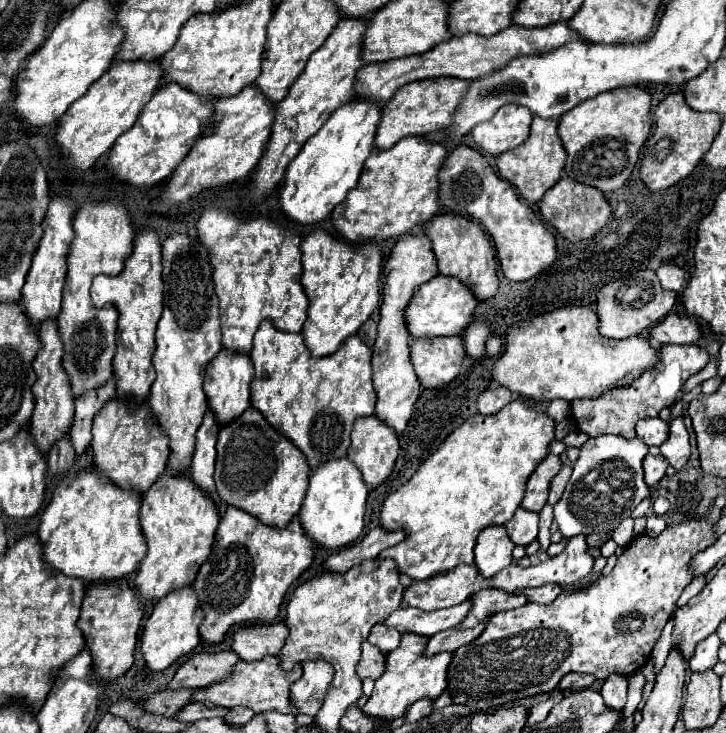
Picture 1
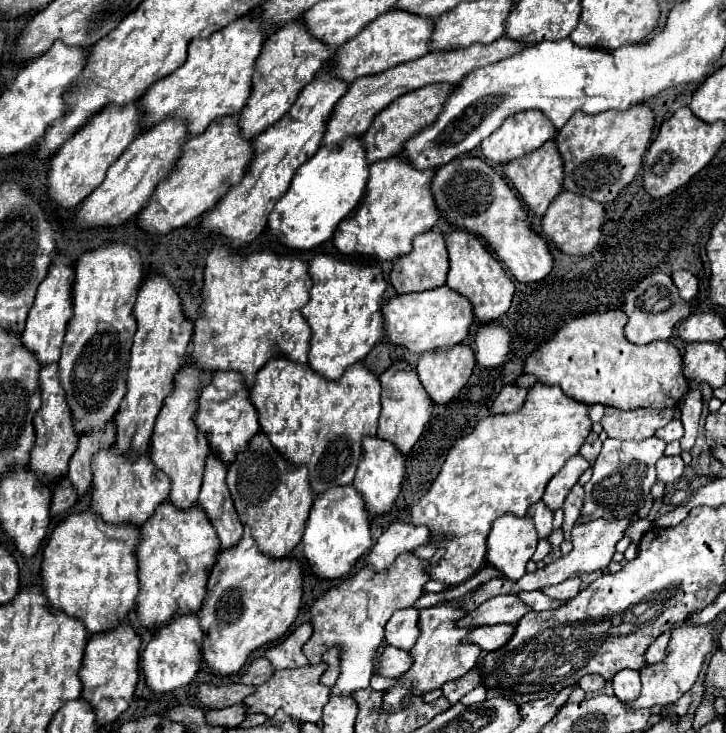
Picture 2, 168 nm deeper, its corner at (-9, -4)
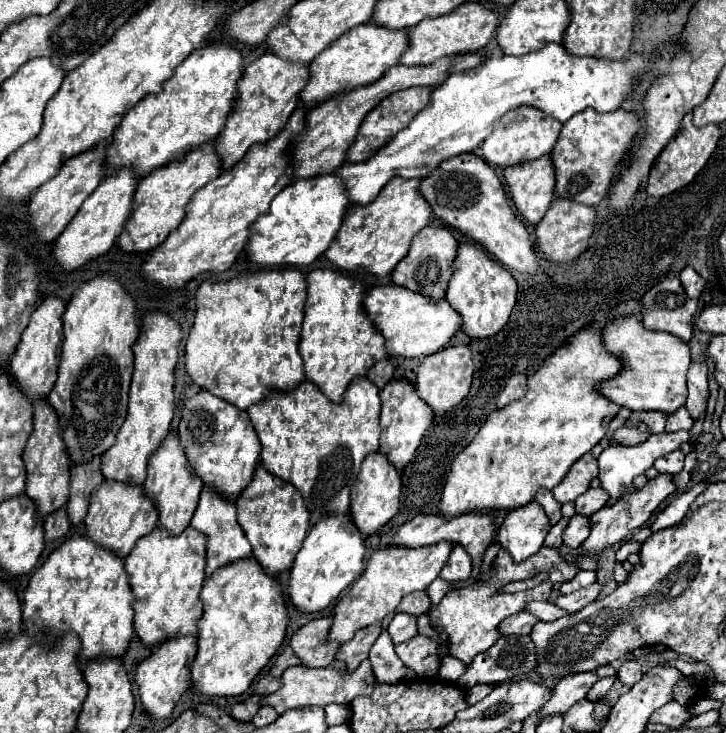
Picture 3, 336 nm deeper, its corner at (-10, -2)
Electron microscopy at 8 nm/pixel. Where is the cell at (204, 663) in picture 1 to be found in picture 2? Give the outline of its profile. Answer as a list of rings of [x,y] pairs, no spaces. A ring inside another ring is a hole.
[[[260,657],[250,667],[246,667],[246,671],[240,675],[240,683],[244,683],[244,685],[262,685],[272,675],[274,675],[272,663],[266,657]]]

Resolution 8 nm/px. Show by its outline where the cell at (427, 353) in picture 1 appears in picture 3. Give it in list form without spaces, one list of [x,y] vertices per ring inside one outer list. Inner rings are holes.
[[[467,345],[459,347],[445,347],[433,355],[427,355],[421,365],[417,367],[417,393],[419,397],[435,411],[435,413],[445,413],[457,403],[463,401],[463,397],[469,393],[471,387],[471,377],[473,377],[473,359],[471,351]]]

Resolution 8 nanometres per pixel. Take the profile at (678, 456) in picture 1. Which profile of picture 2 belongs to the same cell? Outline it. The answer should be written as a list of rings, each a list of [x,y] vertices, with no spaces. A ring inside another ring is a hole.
[[[690,389],[684,395],[684,403],[680,407],[680,419],[684,425],[684,437],[680,439],[680,443],[682,443],[684,451],[690,451],[694,447],[694,441],[698,435],[700,415],[702,415],[702,391]]]

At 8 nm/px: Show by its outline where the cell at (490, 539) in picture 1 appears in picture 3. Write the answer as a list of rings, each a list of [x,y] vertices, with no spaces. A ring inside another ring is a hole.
[[[533,501],[505,515],[497,531],[497,543],[519,563],[541,549],[549,527],[545,511]]]

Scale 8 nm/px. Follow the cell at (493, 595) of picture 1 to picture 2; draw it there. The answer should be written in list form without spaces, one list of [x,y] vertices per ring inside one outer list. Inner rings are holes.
[[[522,591],[520,593],[520,599],[532,607],[534,611],[546,611],[546,609],[558,609],[564,605],[564,601],[556,601],[556,599],[550,599],[546,597],[542,591]]]

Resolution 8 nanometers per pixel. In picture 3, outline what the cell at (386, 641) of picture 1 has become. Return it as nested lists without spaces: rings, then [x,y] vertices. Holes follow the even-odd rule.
[[[397,613],[391,619],[387,631],[389,631],[395,645],[405,643],[405,641],[409,641],[411,637],[417,635],[417,619],[413,615],[407,615],[407,613]]]

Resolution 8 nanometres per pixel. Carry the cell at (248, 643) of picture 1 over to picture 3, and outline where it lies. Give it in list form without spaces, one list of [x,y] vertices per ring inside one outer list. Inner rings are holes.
[[[331,617],[313,619],[307,625],[303,625],[293,637],[291,637],[291,649],[301,659],[301,665],[307,667],[327,667],[339,643],[327,643],[327,633],[331,627]]]

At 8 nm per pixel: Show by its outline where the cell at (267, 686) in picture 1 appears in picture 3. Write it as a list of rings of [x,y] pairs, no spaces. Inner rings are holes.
[[[367,659],[355,671],[345,671],[345,675],[341,675],[337,667],[345,667],[343,661],[333,661],[331,665],[321,667],[321,669],[309,669],[303,665],[291,667],[283,673],[281,687],[275,693],[263,697],[261,705],[269,705],[281,715],[287,709],[295,709],[295,707],[327,707],[329,703],[349,705],[359,695],[371,695],[375,677],[373,677],[373,671]]]

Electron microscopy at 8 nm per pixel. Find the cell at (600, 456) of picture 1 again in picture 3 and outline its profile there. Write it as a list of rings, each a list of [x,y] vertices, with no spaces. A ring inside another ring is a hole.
[[[675,431],[675,433],[657,433],[651,435],[645,443],[635,445],[635,447],[625,447],[619,443],[611,443],[609,447],[603,449],[603,453],[599,455],[599,481],[601,481],[601,489],[605,489],[609,493],[609,497],[613,501],[623,499],[627,493],[631,493],[631,489],[635,489],[633,479],[639,475],[645,475],[647,469],[653,467],[655,459],[679,449],[679,445],[683,441],[689,441],[689,433],[687,431]]]

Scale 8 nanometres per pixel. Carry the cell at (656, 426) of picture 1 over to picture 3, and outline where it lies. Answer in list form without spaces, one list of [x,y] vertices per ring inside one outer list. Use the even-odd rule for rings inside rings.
[[[681,407],[681,409],[677,409],[675,413],[671,413],[669,417],[667,417],[667,425],[665,425],[665,431],[667,433],[673,433],[673,431],[689,431],[693,427],[693,419],[691,419],[691,415],[687,413],[687,409],[685,407]]]

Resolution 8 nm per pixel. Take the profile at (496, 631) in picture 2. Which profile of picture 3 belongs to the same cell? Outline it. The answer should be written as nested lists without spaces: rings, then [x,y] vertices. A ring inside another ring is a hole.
[[[517,613],[517,615],[511,615],[507,617],[503,623],[499,623],[499,633],[501,637],[507,637],[507,635],[529,635],[531,633],[531,627],[537,623],[539,619],[533,617],[531,613]]]

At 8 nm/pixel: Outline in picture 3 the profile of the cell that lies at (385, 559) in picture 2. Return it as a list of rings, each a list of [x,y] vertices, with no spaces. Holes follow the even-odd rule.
[[[467,513],[467,515],[459,515],[453,519],[445,519],[441,515],[417,515],[415,519],[403,523],[399,527],[399,531],[393,537],[393,545],[399,547],[425,547],[431,543],[439,543],[439,541],[453,541],[465,547],[465,551],[473,557],[473,575],[479,573],[479,565],[481,565],[481,557],[485,553],[485,549],[489,547],[491,539],[493,539],[493,531],[495,531],[495,523],[487,513]]]

